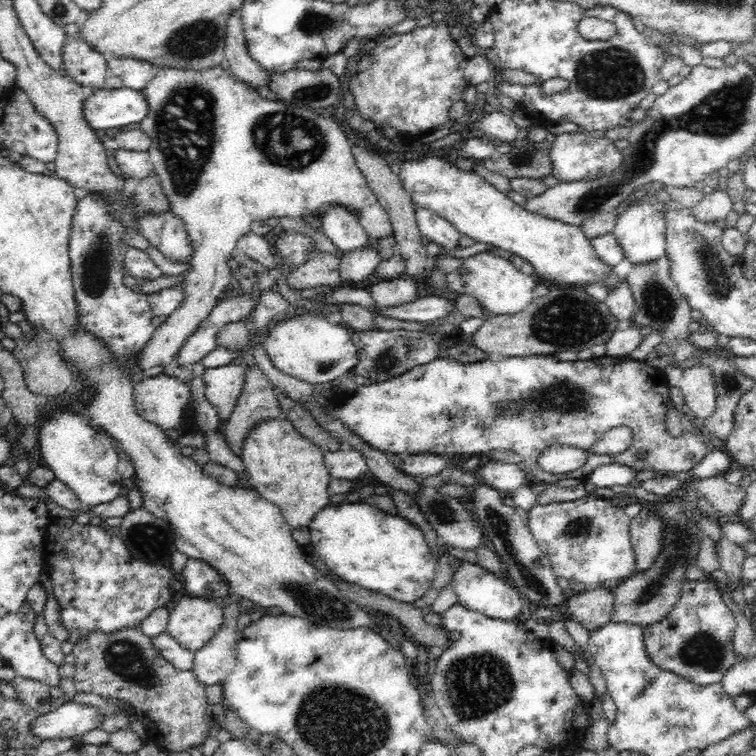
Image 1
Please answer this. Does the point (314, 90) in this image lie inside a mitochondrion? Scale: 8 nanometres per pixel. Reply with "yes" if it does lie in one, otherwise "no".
yes

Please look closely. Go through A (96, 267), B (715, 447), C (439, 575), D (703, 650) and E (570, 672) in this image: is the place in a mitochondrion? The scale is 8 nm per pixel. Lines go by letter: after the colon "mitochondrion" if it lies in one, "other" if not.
A: mitochondrion
B: other
C: other
D: mitochondrion
E: other

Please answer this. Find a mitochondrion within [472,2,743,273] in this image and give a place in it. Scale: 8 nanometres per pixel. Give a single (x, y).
(608, 74)

